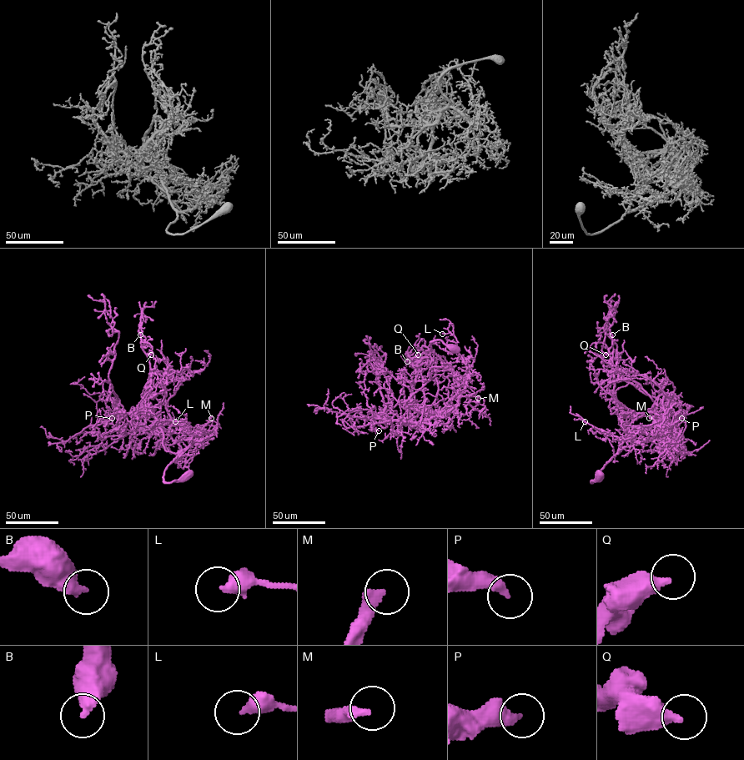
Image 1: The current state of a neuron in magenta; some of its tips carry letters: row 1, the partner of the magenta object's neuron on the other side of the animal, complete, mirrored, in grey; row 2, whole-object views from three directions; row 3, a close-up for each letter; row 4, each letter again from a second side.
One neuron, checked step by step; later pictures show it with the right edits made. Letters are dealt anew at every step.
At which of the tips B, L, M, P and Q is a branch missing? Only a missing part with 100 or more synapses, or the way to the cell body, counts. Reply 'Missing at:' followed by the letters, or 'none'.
Missing at: M

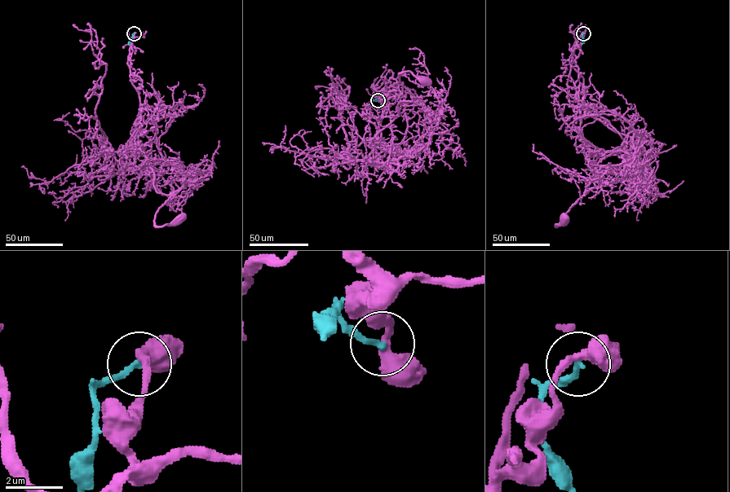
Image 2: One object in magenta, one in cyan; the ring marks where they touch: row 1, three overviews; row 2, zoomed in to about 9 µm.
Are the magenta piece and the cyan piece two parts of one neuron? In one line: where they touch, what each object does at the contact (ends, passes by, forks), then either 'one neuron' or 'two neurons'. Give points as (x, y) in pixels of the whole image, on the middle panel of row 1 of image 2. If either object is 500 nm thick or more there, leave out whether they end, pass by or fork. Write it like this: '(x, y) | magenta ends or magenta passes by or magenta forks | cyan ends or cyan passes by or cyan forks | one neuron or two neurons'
(378, 100) | magenta passes by | cyan ends | two neurons

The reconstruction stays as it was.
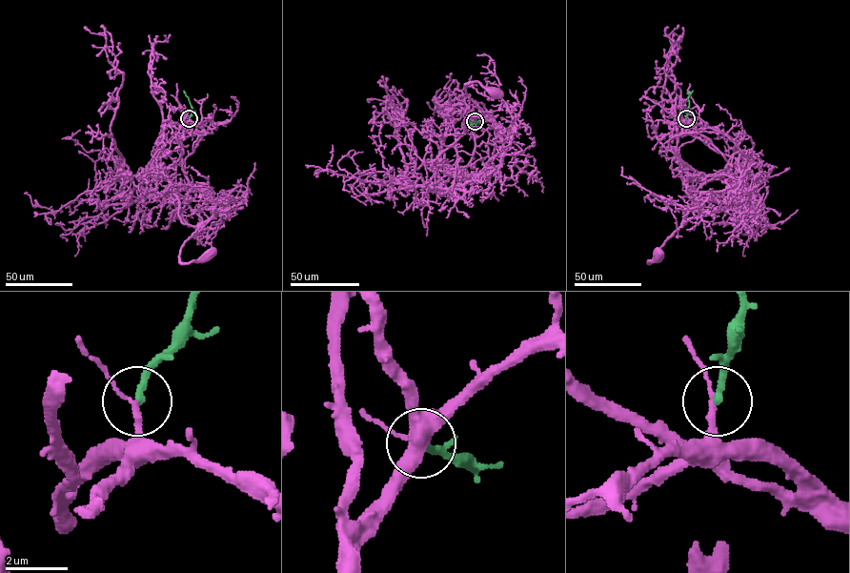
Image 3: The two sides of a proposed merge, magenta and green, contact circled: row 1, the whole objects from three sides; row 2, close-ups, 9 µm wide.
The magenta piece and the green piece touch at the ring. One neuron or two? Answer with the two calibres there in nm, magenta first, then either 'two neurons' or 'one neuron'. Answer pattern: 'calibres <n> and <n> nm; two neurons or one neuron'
calibres 180 and 240 nm; one neuron

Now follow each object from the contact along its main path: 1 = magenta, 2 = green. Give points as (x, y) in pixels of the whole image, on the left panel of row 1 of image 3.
1: (189, 118), (180, 139), (182, 170), (214, 204), (215, 214), (185, 242), (179, 260), (190, 263), (208, 254)
2: (189, 118), (192, 110), (185, 93)

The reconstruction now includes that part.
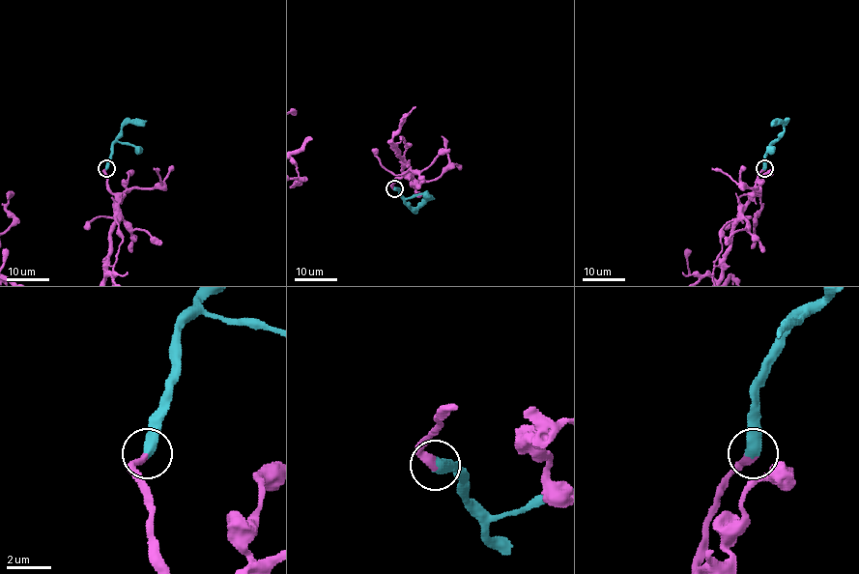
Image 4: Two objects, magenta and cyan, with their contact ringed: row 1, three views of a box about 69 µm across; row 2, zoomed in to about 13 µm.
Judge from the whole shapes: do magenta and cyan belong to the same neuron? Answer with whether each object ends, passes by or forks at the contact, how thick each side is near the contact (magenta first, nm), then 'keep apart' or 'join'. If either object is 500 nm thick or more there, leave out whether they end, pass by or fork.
360 nm thick on the magenta side, 500 nm on the other; join

